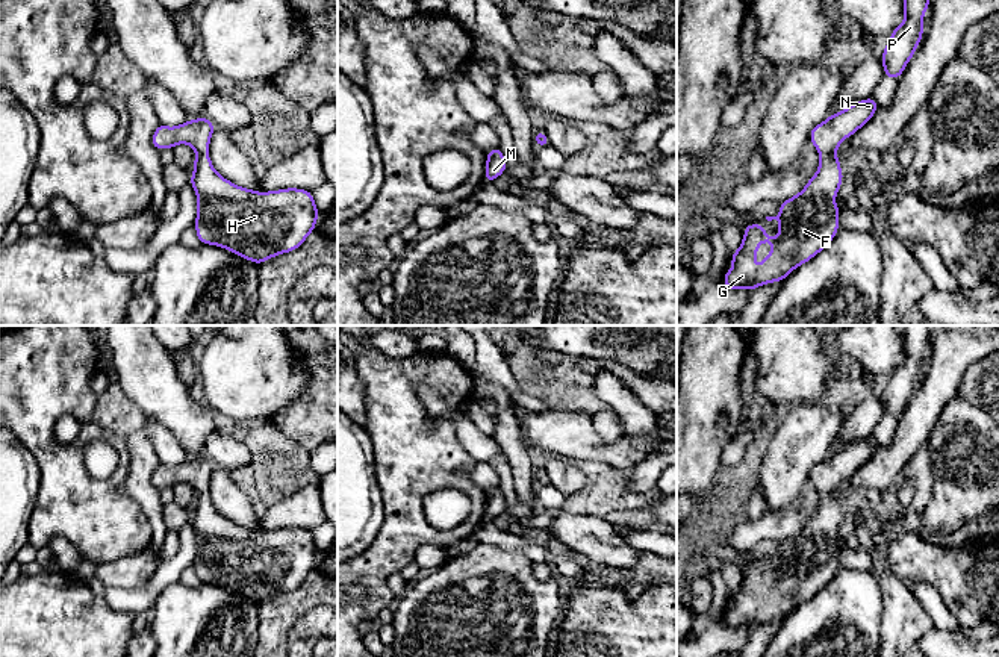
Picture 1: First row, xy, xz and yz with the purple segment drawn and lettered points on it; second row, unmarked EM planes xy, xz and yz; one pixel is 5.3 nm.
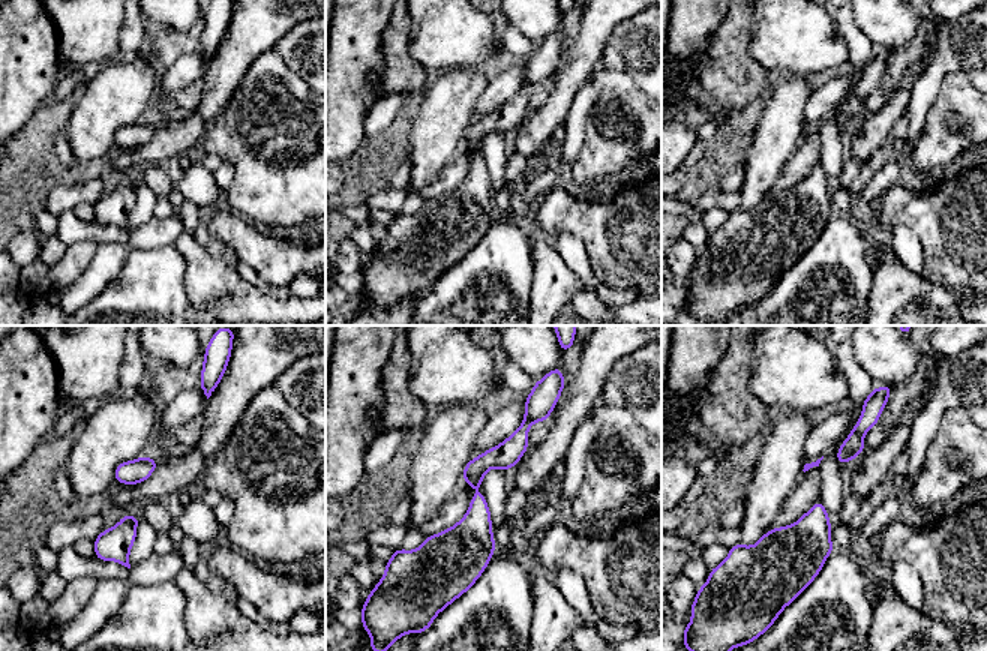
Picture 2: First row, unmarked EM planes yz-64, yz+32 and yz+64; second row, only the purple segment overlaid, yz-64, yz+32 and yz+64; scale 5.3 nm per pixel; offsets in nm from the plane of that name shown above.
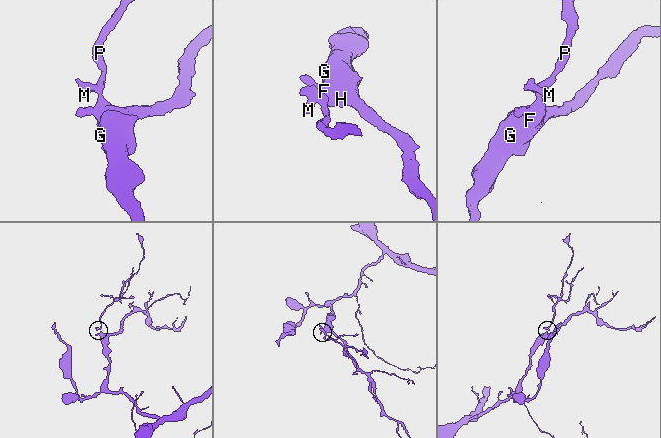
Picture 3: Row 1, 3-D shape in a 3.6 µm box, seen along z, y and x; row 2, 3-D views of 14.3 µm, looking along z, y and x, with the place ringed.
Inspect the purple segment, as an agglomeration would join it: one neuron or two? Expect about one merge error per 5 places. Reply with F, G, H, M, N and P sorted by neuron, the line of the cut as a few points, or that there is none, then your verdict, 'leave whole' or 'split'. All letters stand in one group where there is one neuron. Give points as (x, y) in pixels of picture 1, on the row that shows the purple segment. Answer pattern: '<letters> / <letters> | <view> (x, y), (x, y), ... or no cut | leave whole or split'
F G H M N P | no cut | leave whole

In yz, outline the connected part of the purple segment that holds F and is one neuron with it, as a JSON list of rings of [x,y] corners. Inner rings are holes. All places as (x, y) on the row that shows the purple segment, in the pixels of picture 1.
[[[870,95],[831,114],[811,129],[810,142],[822,157],[816,174],[799,194],[780,203],[776,216],[766,216],[767,221],[780,221],[776,238],[769,238],[763,224],[745,226],[743,241],[739,250],[731,253],[733,266],[724,274],[724,288],[746,288],[751,294],[758,286],[786,280],[790,271],[813,259],[836,238],[842,213],[836,206],[836,194],[843,182],[836,151],[842,141],[870,121],[878,109]],[[764,241],[773,250],[754,268],[758,245]]]

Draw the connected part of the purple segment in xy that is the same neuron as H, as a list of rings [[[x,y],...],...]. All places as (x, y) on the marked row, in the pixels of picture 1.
[[[206,117],[188,120],[180,126],[159,124],[151,136],[153,147],[160,151],[188,144],[197,153],[189,185],[197,194],[195,232],[200,244],[218,245],[227,251],[263,263],[282,253],[295,251],[315,230],[319,210],[307,189],[286,188],[259,192],[241,188],[216,173],[207,154],[215,124]]]

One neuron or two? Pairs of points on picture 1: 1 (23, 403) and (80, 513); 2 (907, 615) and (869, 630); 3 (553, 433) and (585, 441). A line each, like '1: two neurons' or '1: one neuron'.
1: one neuron
2: two neurons
3: one neuron

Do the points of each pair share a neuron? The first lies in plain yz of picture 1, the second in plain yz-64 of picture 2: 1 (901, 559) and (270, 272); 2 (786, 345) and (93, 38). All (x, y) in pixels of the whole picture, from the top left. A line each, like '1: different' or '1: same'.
1: same
2: same

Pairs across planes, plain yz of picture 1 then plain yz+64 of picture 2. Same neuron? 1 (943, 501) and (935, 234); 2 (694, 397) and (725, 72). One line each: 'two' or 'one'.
1: two
2: two

